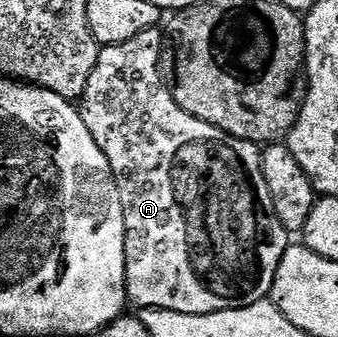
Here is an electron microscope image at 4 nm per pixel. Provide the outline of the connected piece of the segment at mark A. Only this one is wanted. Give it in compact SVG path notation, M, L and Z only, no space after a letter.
M159 28L146 30L133 36L133 40L125 40L116 46L102 47L81 99L85 128L89 128L93 140L97 140L101 152L105 152L121 192L121 208L125 212L127 297L132 307L145 310L168 310L182 314L212 314L222 310L240 310L254 302L262 302L270 295L275 273L281 264L281 256L285 256L289 245L289 231L283 227L281 220L277 220L277 212L269 196L269 184L265 184L260 147L249 140L234 138L233 135L205 120L197 120L197 116L189 116L189 112L185 112L185 108L177 104L172 87L163 86L163 74L159 71L159 53L163 50L165 34L161 31Z

